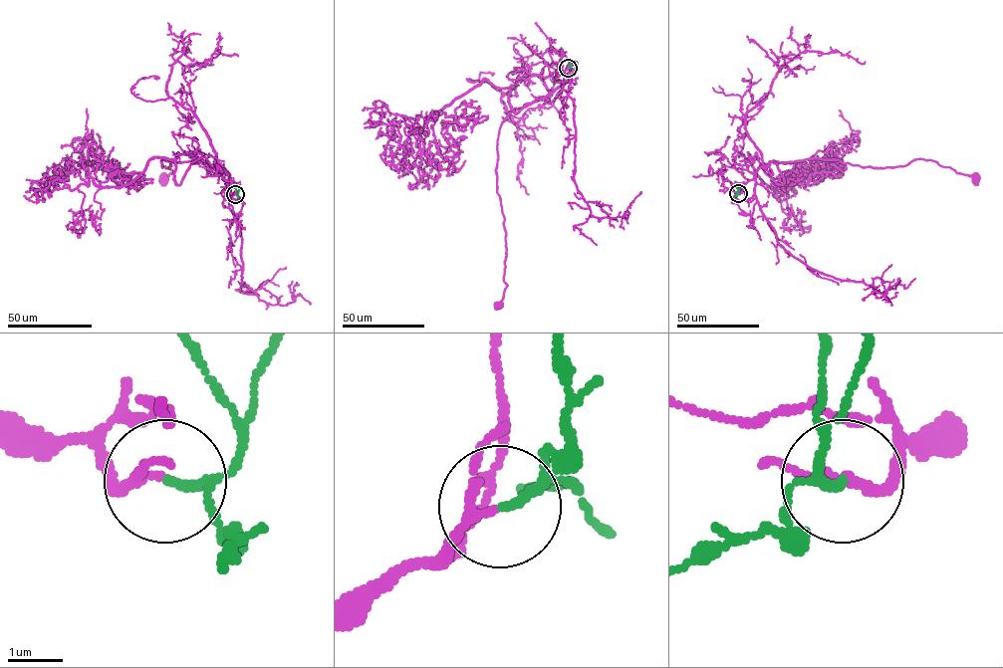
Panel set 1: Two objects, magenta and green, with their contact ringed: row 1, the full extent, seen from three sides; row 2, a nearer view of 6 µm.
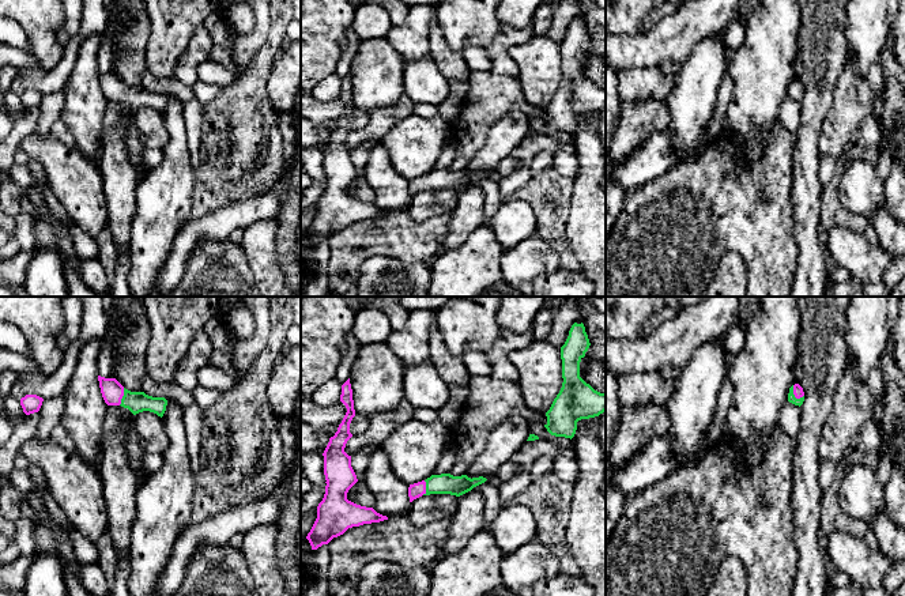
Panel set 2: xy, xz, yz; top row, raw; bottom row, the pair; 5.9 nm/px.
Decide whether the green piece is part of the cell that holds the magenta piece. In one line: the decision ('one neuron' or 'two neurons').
one neuron

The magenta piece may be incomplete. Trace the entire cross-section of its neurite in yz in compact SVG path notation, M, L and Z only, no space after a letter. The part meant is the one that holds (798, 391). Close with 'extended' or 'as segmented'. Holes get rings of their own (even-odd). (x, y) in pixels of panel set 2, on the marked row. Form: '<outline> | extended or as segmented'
M795 384L789 388L788 393L788 401L795 405L802 405L804 401L804 392L803 388L799 384Z | extended

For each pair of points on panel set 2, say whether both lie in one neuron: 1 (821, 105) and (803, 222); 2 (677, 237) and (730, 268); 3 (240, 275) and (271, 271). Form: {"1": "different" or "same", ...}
{"1": "same", "2": "different", "3": "different"}

